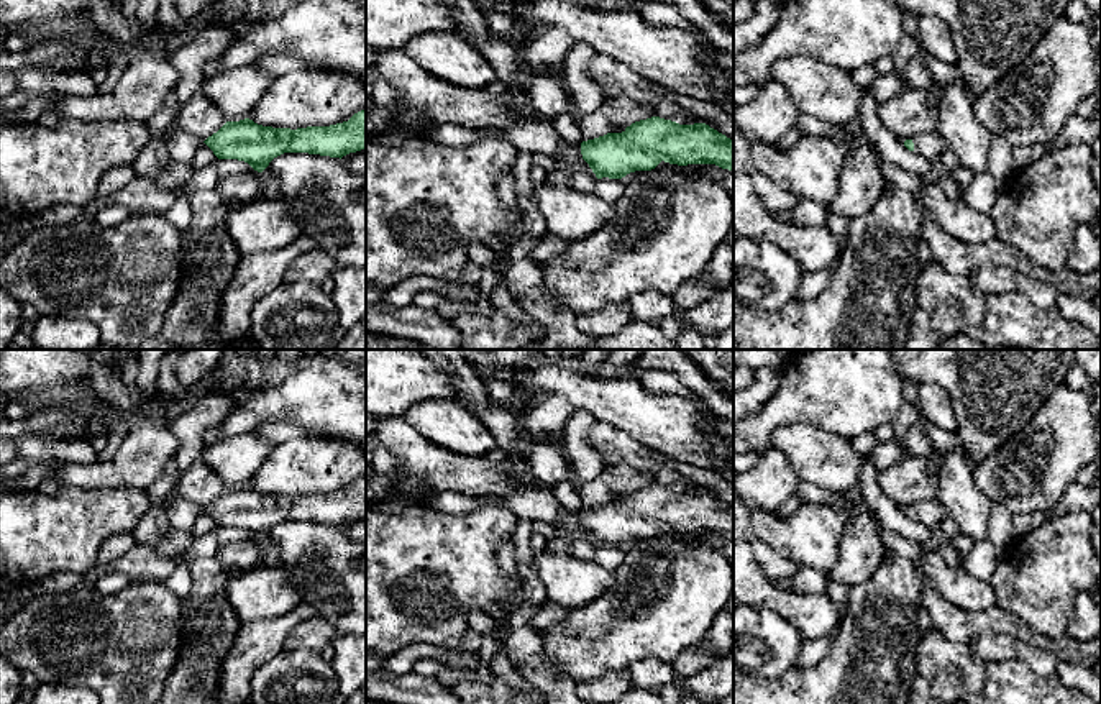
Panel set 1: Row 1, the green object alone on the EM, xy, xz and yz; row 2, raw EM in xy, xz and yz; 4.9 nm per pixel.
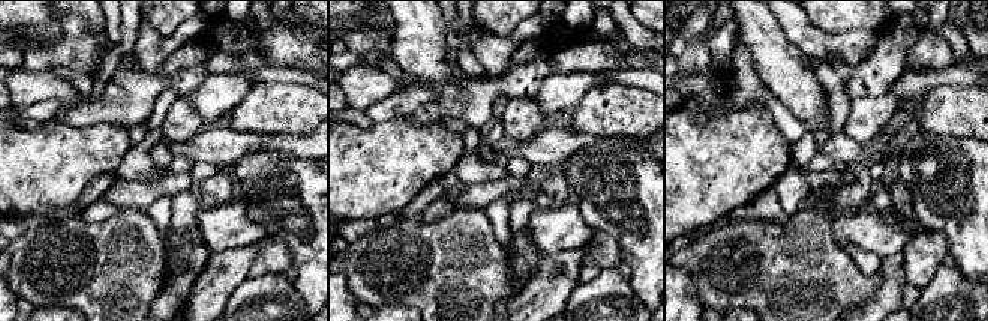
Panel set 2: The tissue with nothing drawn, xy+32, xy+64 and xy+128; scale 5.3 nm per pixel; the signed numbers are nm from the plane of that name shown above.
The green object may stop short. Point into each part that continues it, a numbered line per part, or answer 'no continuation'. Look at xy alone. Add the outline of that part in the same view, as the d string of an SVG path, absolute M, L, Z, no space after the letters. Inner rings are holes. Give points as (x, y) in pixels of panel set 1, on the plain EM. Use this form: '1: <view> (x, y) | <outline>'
no continuation

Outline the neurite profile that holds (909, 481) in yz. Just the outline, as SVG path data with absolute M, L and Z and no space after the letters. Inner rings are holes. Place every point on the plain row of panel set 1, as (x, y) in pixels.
M909 456L898 464L878 473L876 478L883 492L901 509L912 507L916 502L937 499L939 471L930 473L925 458Z

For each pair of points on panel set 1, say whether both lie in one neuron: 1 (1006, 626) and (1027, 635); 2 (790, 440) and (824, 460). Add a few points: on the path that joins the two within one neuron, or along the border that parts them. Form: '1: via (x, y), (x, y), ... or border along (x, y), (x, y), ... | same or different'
1: via (1011, 626), (1023, 632) | same
2: via (798, 442), (816, 455) | same

